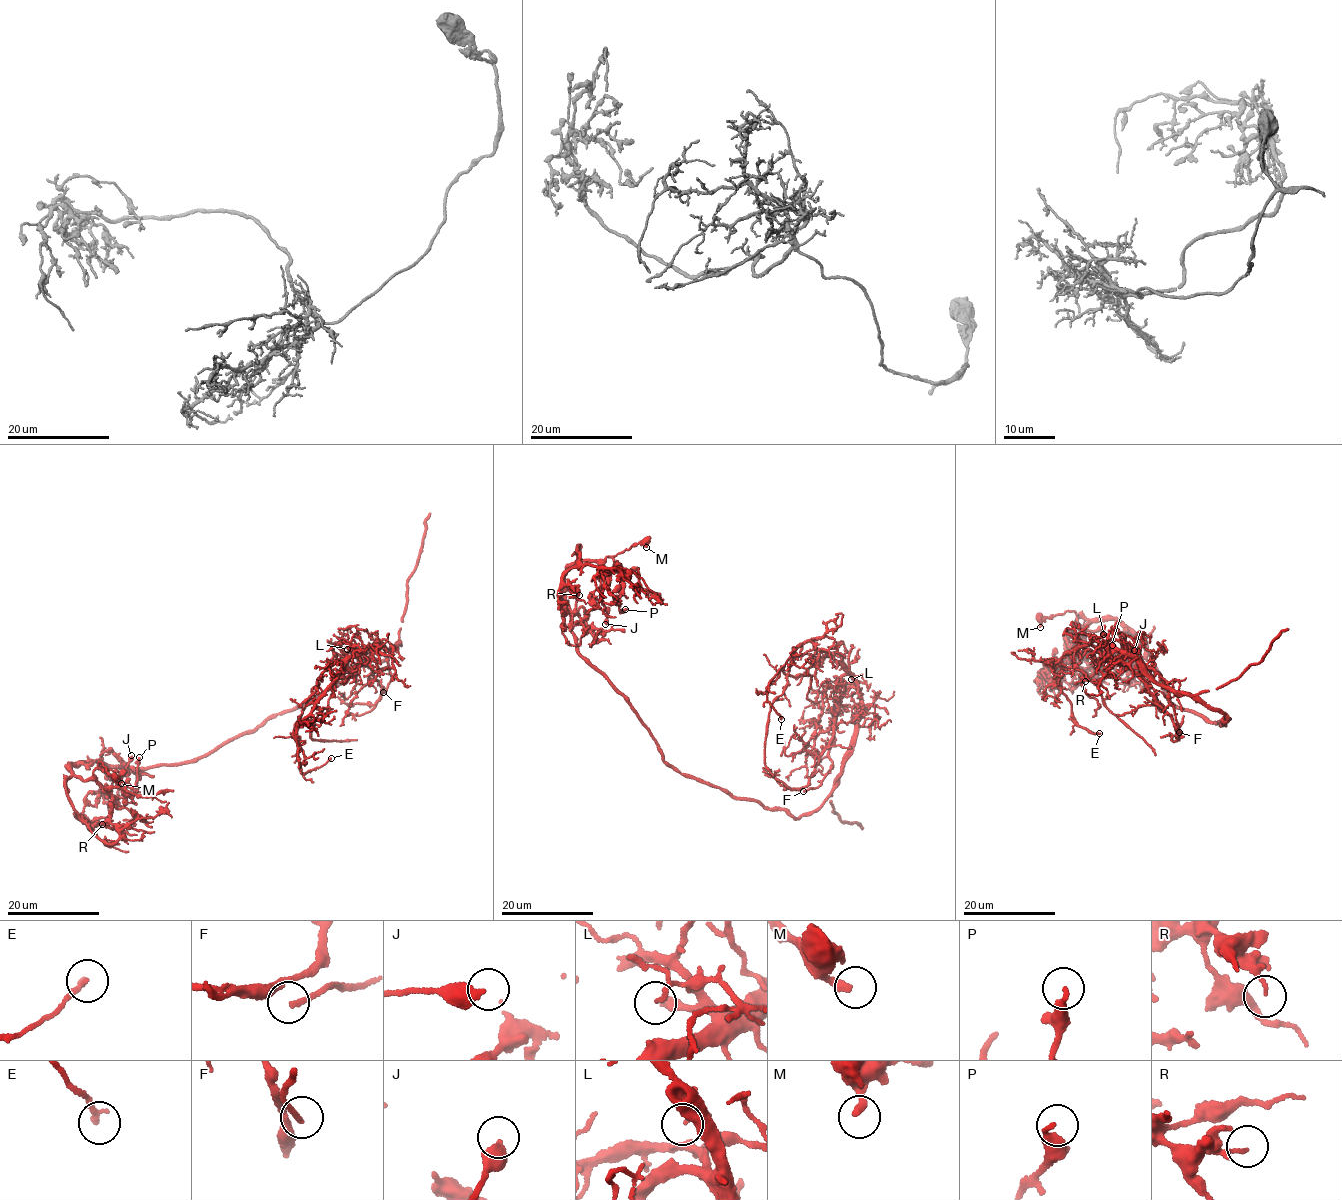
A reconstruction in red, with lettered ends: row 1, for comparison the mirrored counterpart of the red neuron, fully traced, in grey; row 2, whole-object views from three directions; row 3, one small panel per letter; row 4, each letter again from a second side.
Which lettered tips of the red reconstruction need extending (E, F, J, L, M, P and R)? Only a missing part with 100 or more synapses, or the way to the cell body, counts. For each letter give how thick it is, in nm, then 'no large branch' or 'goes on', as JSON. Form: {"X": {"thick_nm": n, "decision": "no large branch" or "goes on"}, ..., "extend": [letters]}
{"E": {"thick_nm": 190, "decision": "no large branch"}, "F": {"thick_nm": 170, "decision": "no large branch"}, "J": {"thick_nm": 400, "decision": "no large branch"}, "L": {"thick_nm": 120, "decision": "no large branch"}, "M": {"thick_nm": 280, "decision": "no large branch"}, "P": {"thick_nm": 240, "decision": "no large branch"}, "R": {"thick_nm": 120, "decision": "no large branch"}, "extend": []}

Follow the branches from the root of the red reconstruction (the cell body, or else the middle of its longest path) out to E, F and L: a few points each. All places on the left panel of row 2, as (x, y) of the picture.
E: (324, 692), (401, 643), (388, 651), (377, 643), (349, 658), (299, 722), (299, 769), (331, 758)
F: (324, 692), (400, 643), (388, 651), (377, 643), (367, 651), (349, 648), (387, 658), (391, 681), (383, 692)
L: (324, 692), (371, 661), (380, 661), (401, 643), (388, 651), (377, 643), (367, 651), (350, 646), (347, 649)

